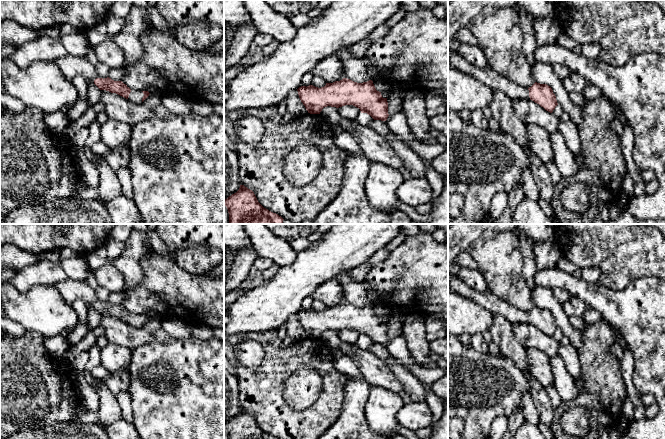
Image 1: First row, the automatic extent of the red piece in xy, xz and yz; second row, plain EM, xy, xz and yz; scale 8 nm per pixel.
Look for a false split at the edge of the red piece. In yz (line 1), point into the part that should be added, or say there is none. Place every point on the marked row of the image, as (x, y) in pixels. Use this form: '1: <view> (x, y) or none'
1: yz (486, 75)

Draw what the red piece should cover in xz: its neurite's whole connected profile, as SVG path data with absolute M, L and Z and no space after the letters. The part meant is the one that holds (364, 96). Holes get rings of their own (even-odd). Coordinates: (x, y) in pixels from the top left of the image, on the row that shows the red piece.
M344 47L335 53L343 64L344 78L321 88L313 85L299 87L301 102L310 114L320 114L327 106L353 105L374 120L386 121L389 116L387 98L382 97L369 79L366 60L353 56L349 50L350 47Z

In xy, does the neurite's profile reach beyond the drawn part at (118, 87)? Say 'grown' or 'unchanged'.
grown

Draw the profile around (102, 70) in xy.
M98 62L96 65L96 72L97 72L97 78L107 78L109 74L110 68L103 64Z

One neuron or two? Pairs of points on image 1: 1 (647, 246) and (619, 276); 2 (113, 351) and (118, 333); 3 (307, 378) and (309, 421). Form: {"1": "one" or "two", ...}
{"1": "one", "2": "two", "3": "two"}

